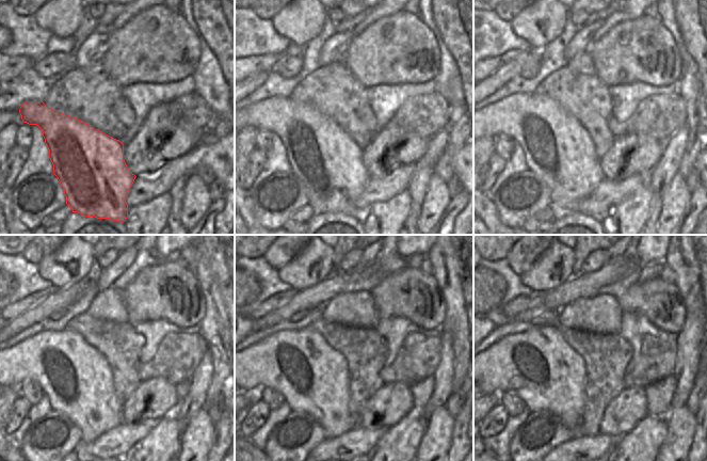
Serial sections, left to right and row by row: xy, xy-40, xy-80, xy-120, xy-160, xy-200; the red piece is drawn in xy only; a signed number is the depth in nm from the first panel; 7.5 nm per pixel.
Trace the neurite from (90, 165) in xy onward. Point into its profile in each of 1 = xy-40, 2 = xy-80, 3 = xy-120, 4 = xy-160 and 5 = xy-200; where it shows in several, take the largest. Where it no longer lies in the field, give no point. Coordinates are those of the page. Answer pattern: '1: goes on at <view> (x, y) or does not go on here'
1: goes on at xy-40 (328, 163)
2: goes on at xy-80 (557, 148)
3: goes on at xy-120 (76, 378)
4: goes on at xy-160 (312, 377)
5: goes on at xy-200 (539, 365)

